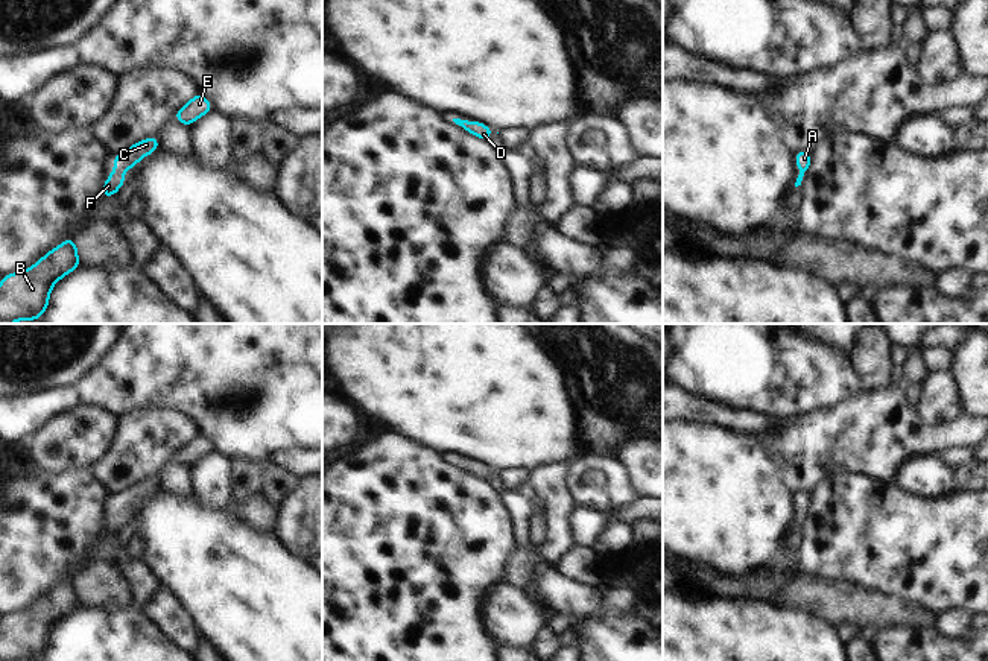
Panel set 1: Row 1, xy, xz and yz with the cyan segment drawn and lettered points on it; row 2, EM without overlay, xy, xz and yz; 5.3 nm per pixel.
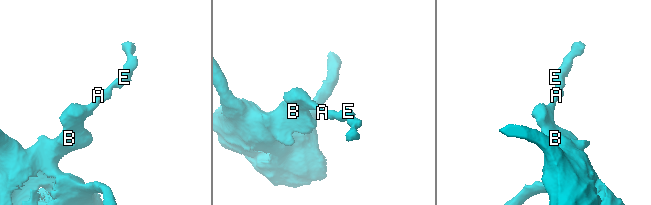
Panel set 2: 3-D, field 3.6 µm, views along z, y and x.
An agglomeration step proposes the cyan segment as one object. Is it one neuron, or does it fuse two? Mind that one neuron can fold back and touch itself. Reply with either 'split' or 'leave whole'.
leave whole

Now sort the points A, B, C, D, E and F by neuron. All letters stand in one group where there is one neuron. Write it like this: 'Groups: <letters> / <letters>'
Groups: A B C D E F

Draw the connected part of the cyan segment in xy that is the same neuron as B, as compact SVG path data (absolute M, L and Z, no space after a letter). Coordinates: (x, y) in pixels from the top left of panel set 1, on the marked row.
M70 237L32 267L8 274L0 283L0 324L23 319L40 321L49 307L55 283L82 266L78 248Z

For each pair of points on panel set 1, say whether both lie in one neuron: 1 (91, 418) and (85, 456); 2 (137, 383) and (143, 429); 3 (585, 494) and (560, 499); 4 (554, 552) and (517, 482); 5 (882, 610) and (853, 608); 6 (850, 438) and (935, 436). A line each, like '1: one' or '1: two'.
1: one
2: two
3: two
4: two
5: one
6: one

